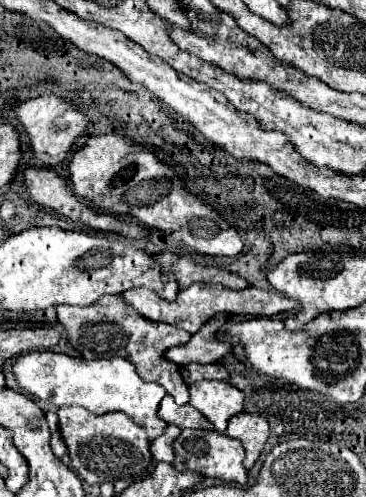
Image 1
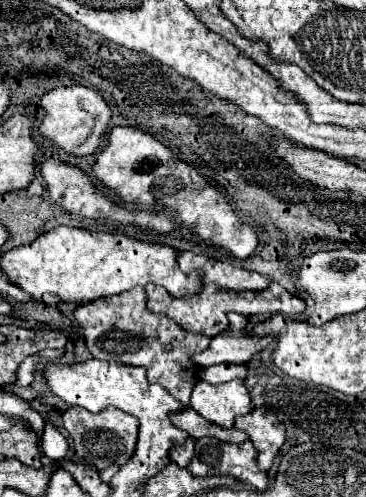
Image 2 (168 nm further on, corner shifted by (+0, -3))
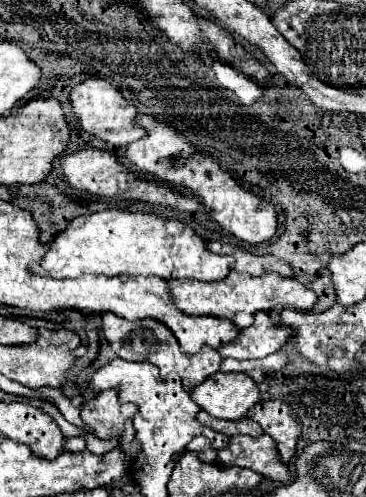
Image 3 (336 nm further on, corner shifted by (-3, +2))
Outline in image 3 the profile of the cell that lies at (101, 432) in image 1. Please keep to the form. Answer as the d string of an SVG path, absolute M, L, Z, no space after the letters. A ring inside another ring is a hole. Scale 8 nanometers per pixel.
M103 391L81 407L81 421L93 429L99 439L121 439L125 421L135 417L135 405L123 405L117 401L115 391Z

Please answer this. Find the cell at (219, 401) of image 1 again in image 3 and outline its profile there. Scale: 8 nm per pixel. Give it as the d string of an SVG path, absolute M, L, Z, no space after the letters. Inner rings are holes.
M213 373L191 391L191 399L211 417L237 421L261 399L247 373Z

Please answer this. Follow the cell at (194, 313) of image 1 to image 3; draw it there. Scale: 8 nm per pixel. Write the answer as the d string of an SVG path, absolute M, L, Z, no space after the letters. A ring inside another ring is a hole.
M231 271L227 277L221 281L193 281L193 283L183 283L183 281L167 281L169 285L169 295L173 303L187 315L199 317L199 315L209 315L217 319L229 319L233 325L239 329L249 327L253 323L253 313L255 311L271 311L277 305L283 307L293 307L307 311L317 303L317 295L301 285L299 281L291 277L279 277L277 273L263 273L259 277L251 277L247 273L237 273Z

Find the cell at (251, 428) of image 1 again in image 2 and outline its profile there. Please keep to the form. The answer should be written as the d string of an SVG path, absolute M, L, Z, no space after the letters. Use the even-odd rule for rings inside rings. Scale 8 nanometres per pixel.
M254 408L250 414L236 418L236 428L248 432L250 440L258 448L260 468L270 470L276 454L286 440L286 430L278 416L268 408Z

